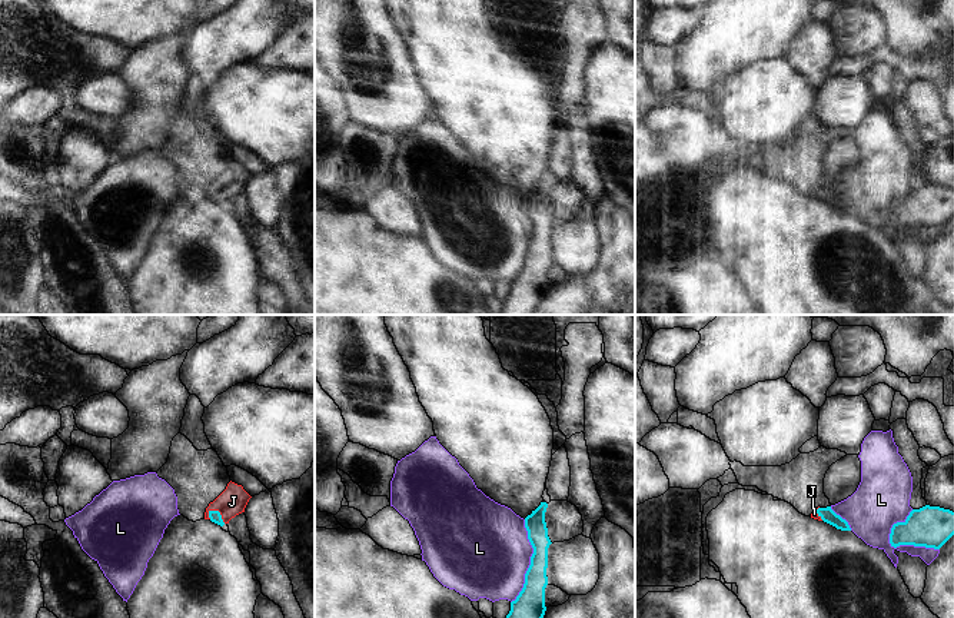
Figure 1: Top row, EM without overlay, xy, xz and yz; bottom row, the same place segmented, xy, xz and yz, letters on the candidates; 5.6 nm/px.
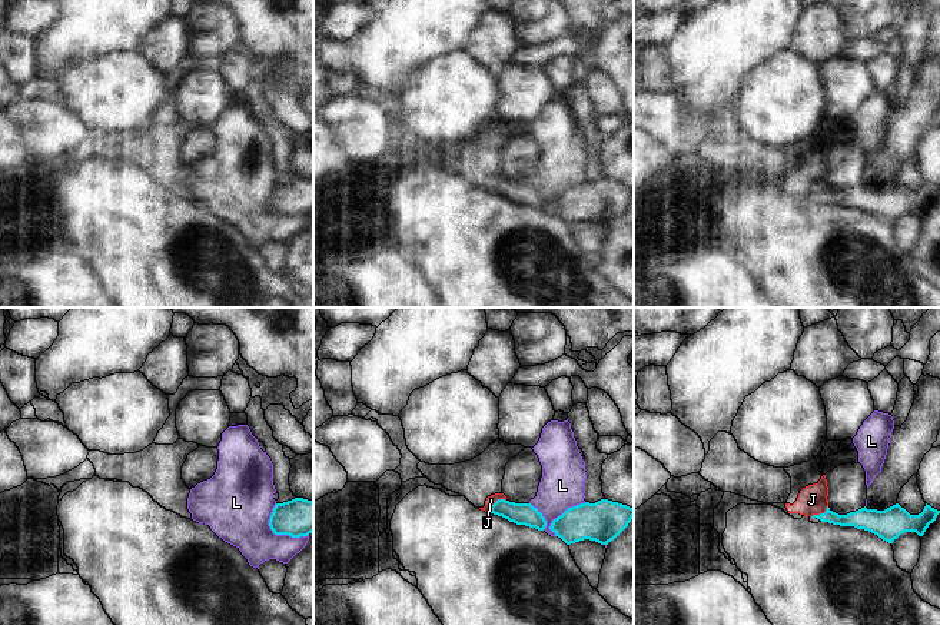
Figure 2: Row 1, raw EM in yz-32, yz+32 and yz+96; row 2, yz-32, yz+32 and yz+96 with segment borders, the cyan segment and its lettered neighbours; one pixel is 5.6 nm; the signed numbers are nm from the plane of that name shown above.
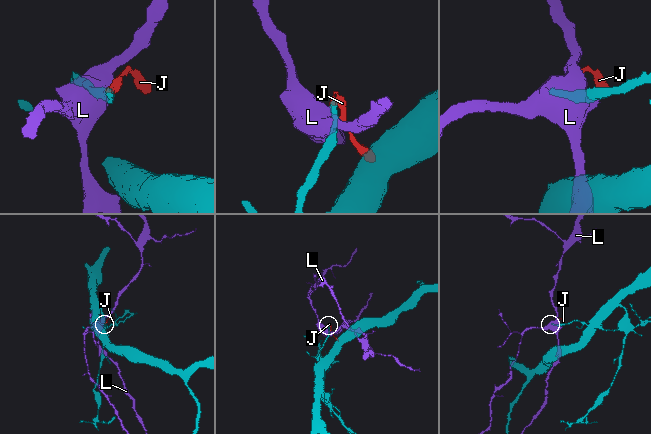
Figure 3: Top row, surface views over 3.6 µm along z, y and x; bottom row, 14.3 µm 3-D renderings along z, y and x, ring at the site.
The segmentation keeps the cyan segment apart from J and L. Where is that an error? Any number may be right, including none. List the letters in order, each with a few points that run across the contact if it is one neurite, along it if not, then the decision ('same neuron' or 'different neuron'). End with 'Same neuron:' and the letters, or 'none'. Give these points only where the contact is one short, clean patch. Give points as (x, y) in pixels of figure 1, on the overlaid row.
J: line xy (215, 517), (219, 512), (232, 501); same neuron
L: different neuron
Same neuron: J

